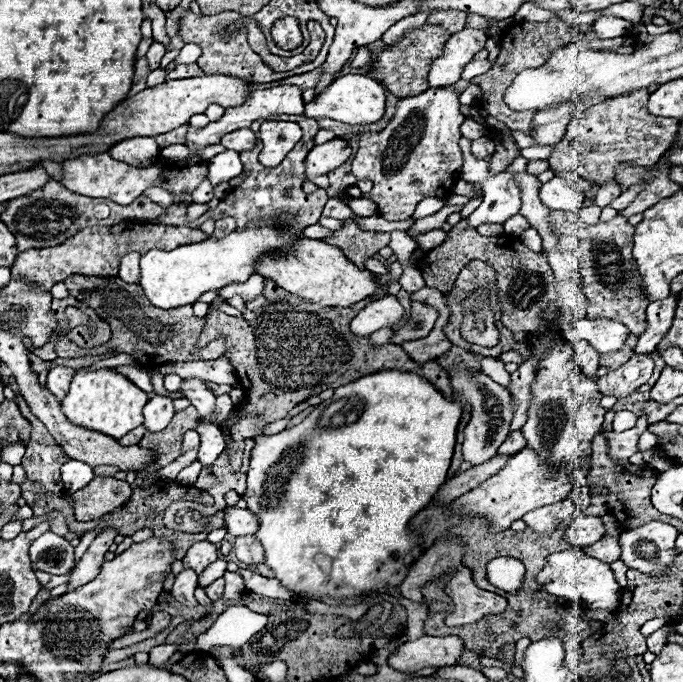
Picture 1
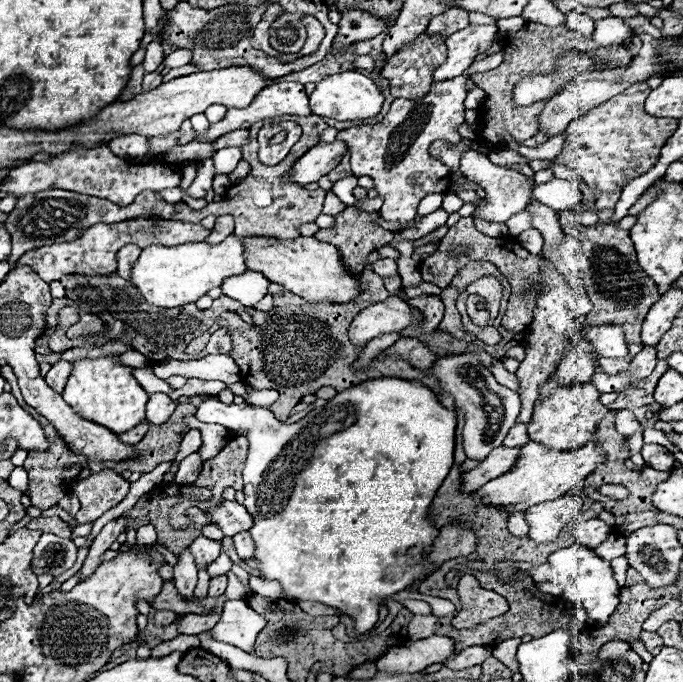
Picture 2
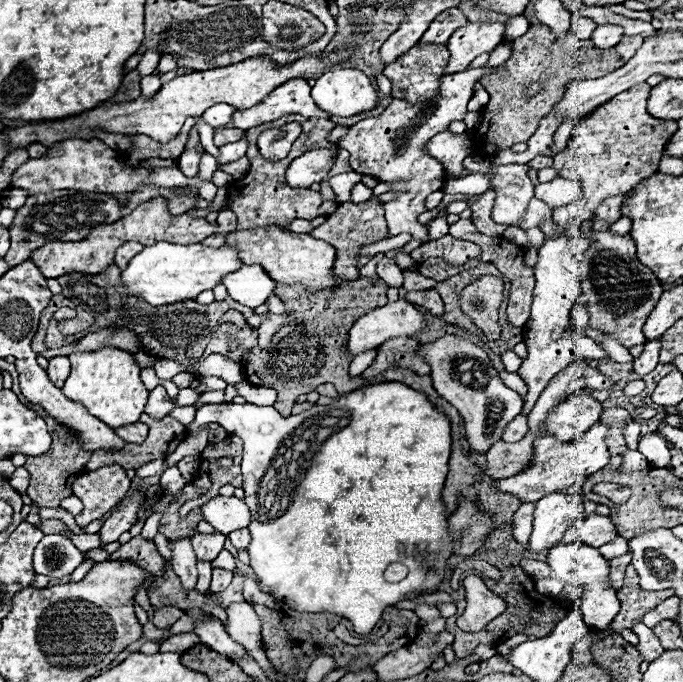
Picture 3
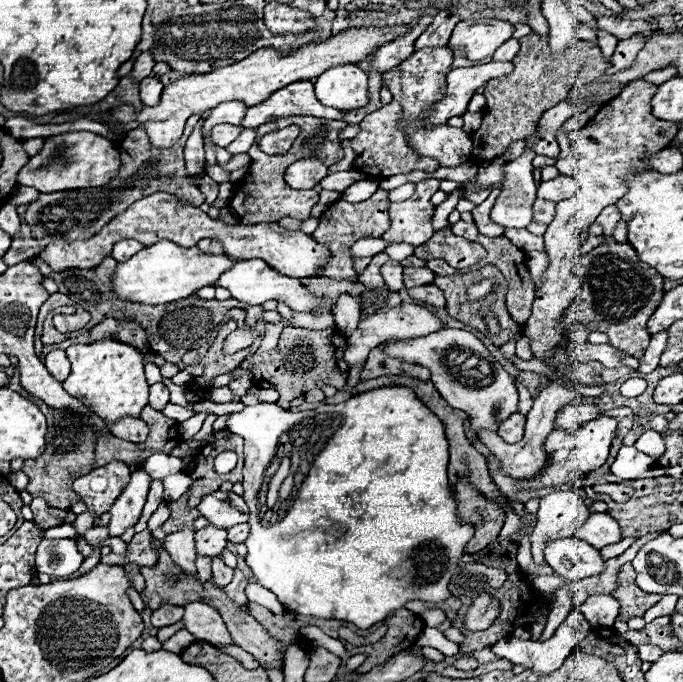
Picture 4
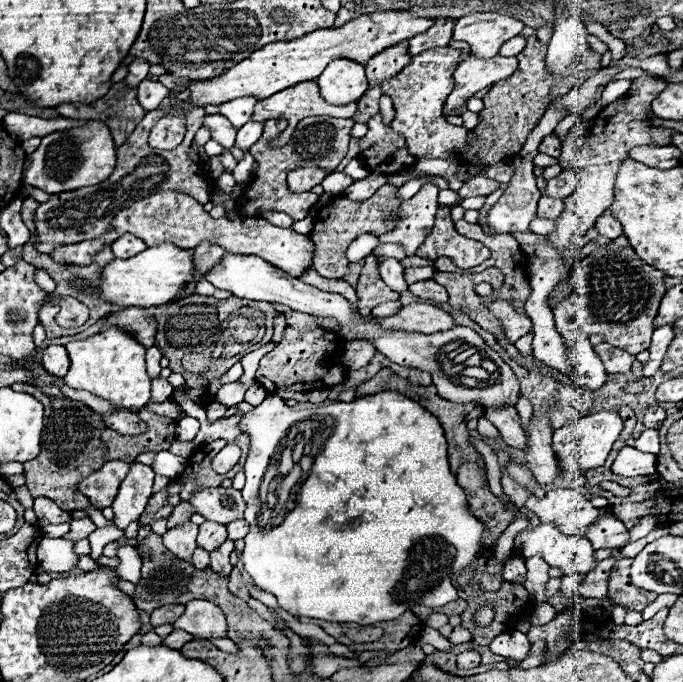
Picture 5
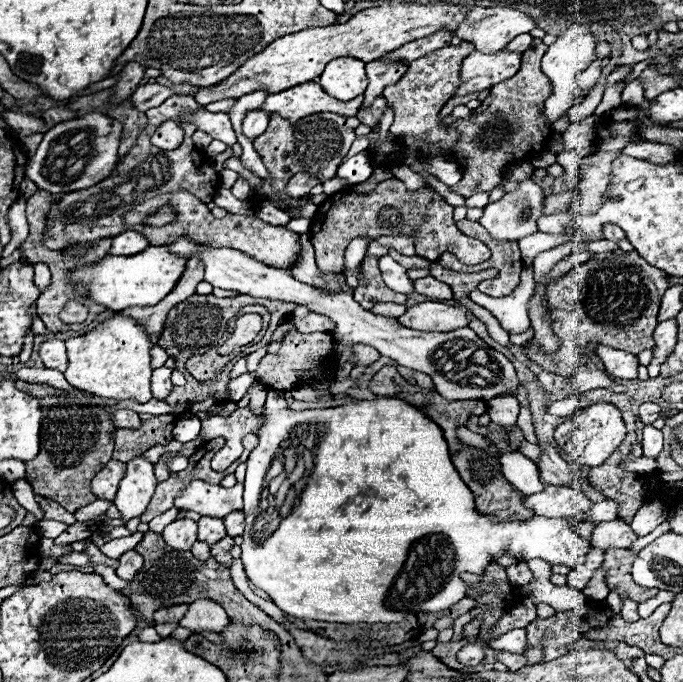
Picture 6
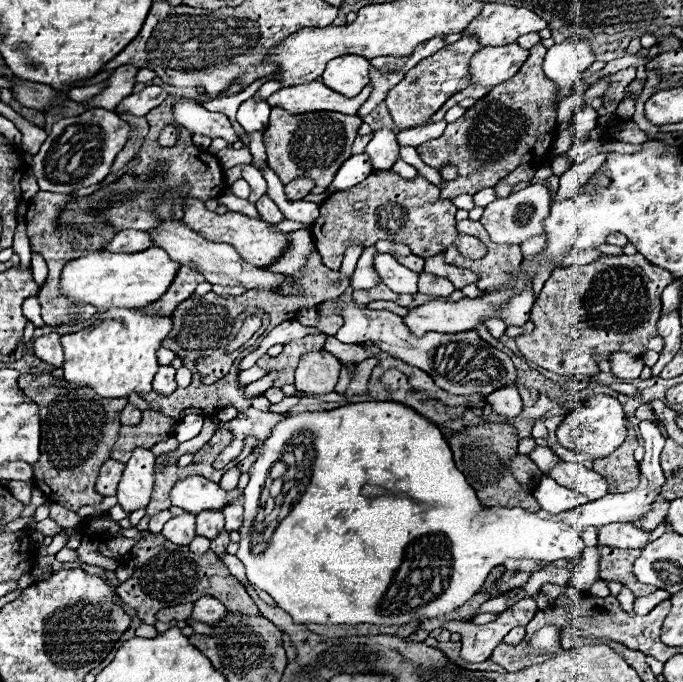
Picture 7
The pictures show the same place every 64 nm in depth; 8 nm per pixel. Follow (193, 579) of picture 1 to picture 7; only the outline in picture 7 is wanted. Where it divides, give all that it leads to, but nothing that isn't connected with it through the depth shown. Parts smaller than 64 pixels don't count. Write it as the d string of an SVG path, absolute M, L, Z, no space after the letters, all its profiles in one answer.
M184 512L184 514L172 516L164 524L162 534L174 544L190 544L190 540L196 536L196 514Z

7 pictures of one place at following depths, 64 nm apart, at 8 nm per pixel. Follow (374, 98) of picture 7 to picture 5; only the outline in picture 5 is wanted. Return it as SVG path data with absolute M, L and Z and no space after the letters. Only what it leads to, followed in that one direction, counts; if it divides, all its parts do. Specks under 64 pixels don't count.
M396 44L396 48L386 48L366 62L366 76L370 80L370 88L382 86L384 80L394 78L410 64L408 52L404 52L404 44Z

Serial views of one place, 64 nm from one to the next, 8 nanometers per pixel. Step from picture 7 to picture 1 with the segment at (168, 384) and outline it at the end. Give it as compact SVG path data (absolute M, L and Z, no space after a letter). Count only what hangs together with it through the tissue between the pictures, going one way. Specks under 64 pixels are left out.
M154 394L144 406L144 426L150 432L164 430L170 424L172 416L174 416L174 404L172 404L172 398L168 396Z

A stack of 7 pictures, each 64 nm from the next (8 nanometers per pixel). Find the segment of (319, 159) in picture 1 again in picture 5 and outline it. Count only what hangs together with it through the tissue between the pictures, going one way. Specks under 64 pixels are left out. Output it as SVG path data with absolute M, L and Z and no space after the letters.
M302 166L302 168L296 168L288 174L288 188L292 192L308 192L312 190L314 186L318 186L322 180L324 180L324 170L322 168L316 168L316 166Z

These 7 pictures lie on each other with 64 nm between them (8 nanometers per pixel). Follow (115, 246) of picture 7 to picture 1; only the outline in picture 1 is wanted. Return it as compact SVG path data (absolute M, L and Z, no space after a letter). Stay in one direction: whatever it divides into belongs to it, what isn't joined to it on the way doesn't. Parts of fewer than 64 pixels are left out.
M128 252L120 258L120 272L118 276L124 280L124 282L130 282L130 284L136 284L138 278L140 278L140 254L138 252Z

